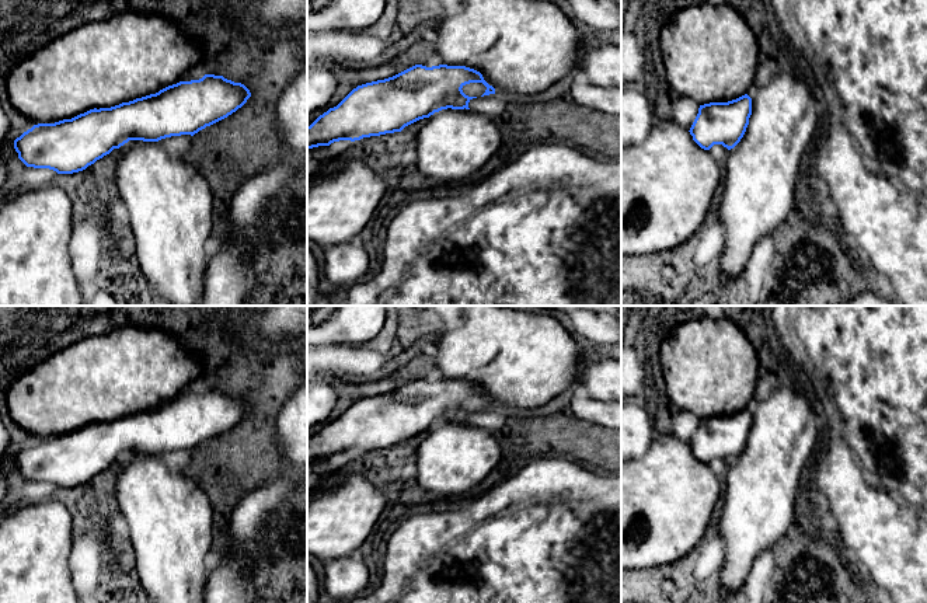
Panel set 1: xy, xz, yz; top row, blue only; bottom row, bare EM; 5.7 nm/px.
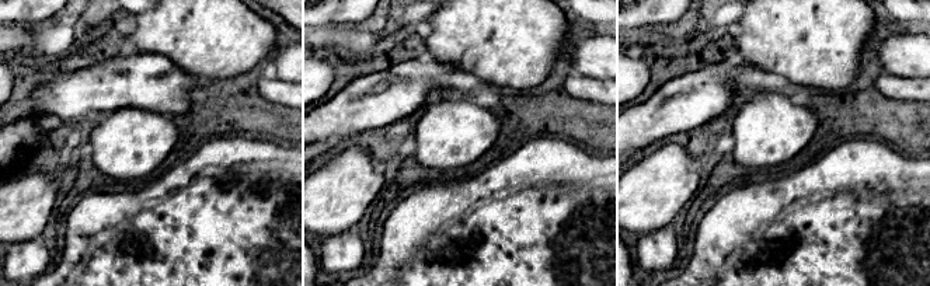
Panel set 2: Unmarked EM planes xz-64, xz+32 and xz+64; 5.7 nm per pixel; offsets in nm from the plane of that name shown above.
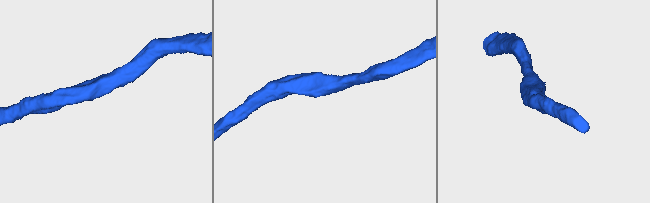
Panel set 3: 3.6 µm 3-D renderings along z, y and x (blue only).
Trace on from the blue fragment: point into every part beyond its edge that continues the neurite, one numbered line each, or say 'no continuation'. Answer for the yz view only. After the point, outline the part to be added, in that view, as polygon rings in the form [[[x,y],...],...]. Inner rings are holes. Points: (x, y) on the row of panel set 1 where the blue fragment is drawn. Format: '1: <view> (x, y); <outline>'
1: yz (710, 52); [[[693,4],[662,28],[661,55],[670,87],[700,105],[747,94],[759,45],[745,17],[731,4]]]

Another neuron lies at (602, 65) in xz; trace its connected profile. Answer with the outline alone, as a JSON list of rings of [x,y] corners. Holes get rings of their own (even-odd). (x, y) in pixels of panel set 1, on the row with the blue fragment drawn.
[[[602,43],[585,48],[576,70],[582,70],[593,86],[621,87],[621,46]]]

